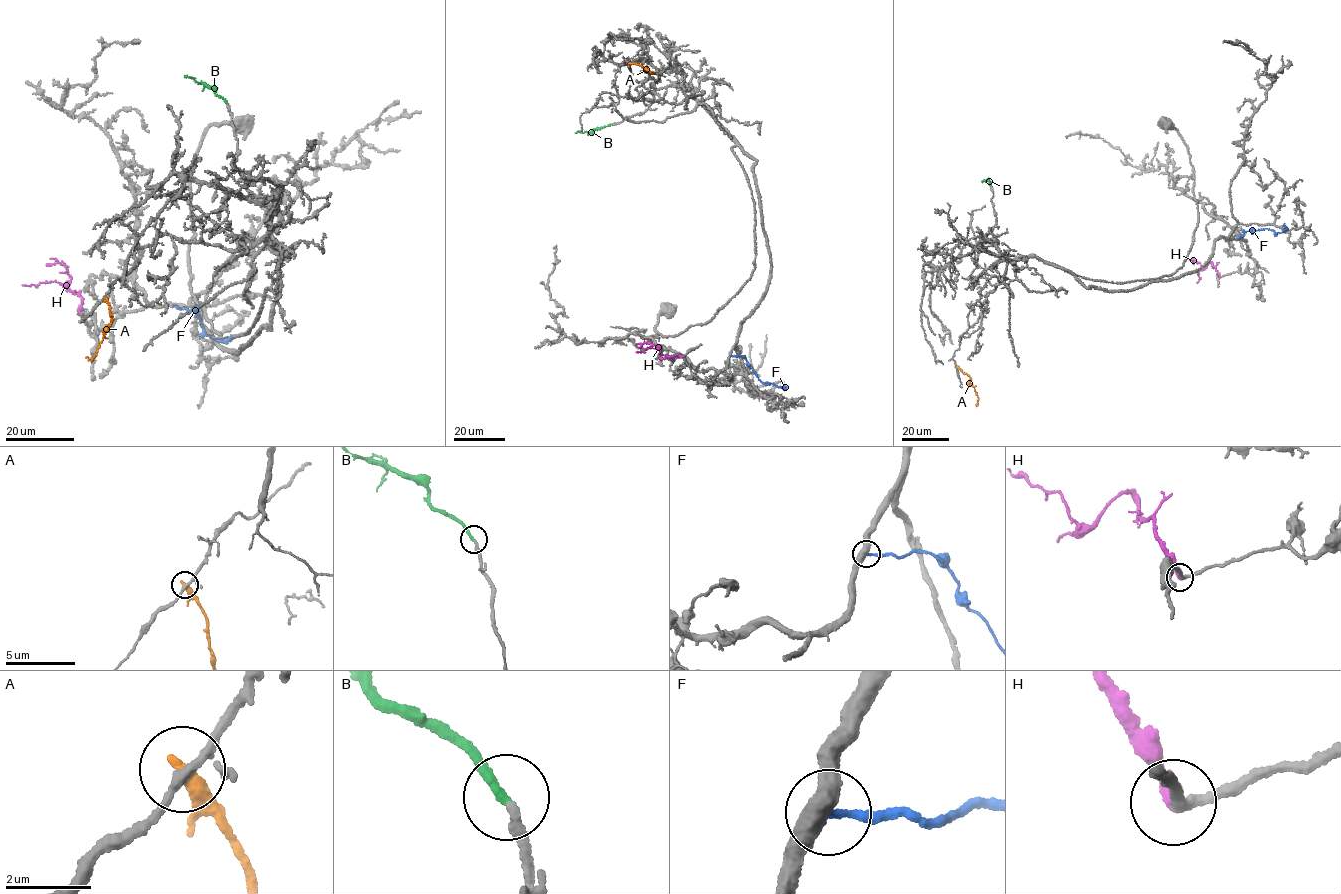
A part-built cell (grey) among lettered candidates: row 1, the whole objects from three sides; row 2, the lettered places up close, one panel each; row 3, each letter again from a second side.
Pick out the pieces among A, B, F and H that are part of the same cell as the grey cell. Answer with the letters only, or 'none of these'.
B

